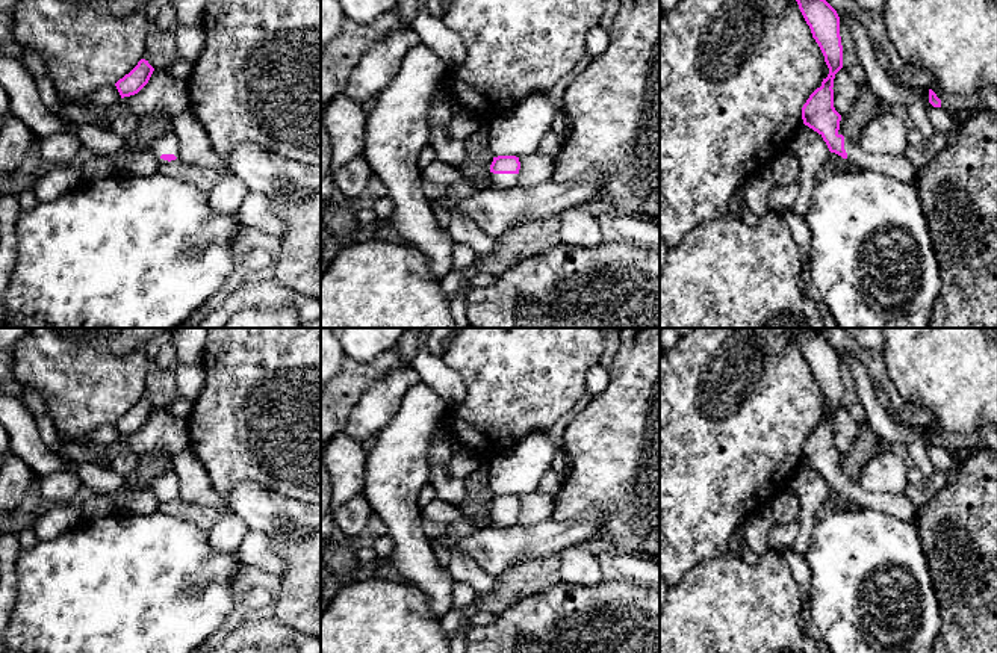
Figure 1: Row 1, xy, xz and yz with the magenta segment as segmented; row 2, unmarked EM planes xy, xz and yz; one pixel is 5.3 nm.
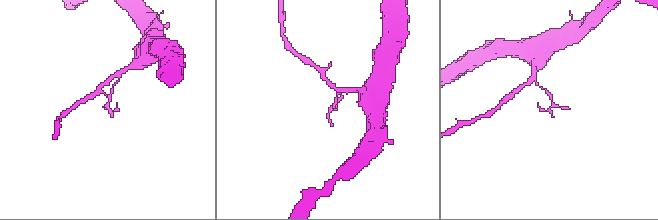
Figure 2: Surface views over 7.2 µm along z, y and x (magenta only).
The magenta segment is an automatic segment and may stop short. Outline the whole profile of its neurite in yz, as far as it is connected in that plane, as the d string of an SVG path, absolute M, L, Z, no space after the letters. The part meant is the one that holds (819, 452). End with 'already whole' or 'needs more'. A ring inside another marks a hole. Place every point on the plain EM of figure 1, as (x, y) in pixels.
M793 328L793 336L829 407L822 425L809 434L802 446L803 463L823 476L831 491L841 494L852 505L882 511L896 518L915 518L917 508L905 494L868 493L858 481L841 473L841 453L834 446L832 428L835 413L843 407L840 355L825 337L809 328Z | needs more

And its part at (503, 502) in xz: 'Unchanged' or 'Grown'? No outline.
Grown

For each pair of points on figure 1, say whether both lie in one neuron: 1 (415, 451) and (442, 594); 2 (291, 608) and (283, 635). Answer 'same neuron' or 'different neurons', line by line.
1: same neuron
2: different neurons

